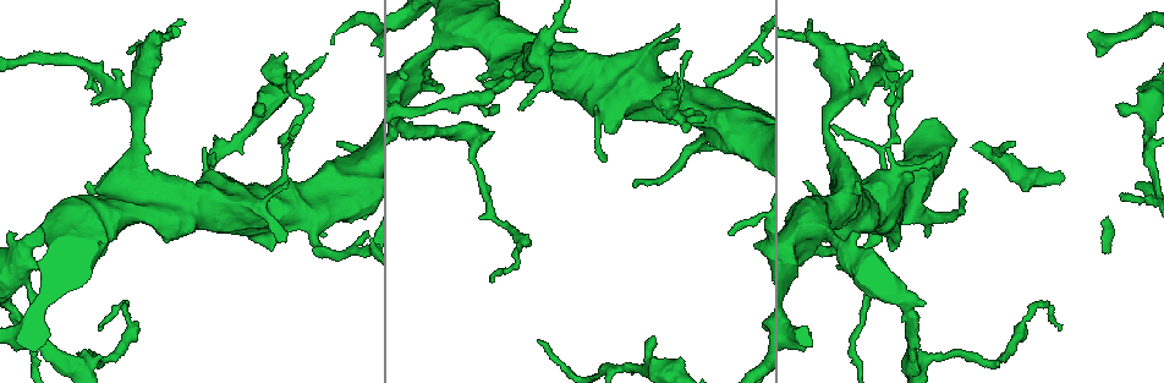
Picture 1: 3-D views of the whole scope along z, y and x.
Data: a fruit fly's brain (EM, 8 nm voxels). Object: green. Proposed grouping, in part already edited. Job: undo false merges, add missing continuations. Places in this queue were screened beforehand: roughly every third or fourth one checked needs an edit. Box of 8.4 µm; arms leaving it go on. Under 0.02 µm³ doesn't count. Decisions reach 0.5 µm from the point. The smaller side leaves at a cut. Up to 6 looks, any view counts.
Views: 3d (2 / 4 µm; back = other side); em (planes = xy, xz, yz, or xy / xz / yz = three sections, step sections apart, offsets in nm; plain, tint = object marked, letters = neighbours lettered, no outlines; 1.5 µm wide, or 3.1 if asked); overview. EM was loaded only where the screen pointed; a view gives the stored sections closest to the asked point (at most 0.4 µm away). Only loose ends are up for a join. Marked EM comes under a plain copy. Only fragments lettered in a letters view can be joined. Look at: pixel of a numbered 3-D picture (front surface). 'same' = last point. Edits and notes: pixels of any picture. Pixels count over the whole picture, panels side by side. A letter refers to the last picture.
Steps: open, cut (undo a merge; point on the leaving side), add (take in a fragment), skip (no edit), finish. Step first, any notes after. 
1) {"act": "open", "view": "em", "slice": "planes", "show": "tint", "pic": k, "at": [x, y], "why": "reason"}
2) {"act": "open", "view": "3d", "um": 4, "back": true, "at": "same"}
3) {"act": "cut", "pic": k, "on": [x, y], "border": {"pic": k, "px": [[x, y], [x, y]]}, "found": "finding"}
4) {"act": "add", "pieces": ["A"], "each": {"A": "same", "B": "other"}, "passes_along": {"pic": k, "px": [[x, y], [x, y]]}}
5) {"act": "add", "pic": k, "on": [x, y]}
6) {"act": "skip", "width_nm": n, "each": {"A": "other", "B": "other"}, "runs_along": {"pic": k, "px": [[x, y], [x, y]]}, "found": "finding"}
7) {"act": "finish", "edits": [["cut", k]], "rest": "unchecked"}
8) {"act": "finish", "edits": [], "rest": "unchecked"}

{"act": "open", "view": "3d", "um": 2, "back": true, "pic": 1, "at": [518, 107], "why": "branch stops here"}

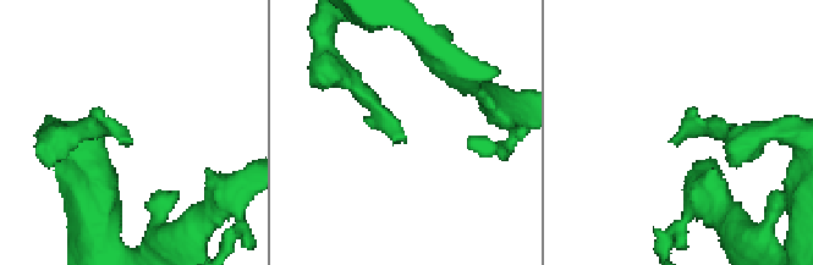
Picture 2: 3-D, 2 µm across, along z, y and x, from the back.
{"act": "open", "view": "em", "slice": "xz", "step": 4, "show": "tint", "pic": 2, "at": [399, 141]}

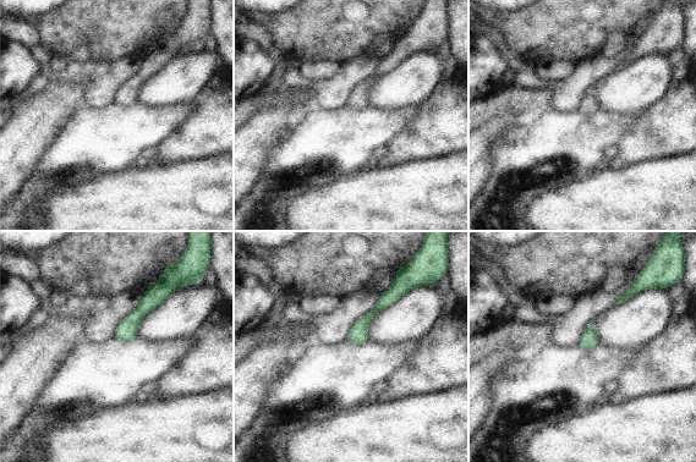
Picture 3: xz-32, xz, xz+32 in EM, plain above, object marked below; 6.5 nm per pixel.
{"act": "open", "view": "em", "slice": "xz", "step": 4, "show": "letters", "at": "same", "why": "see the neighbours"}

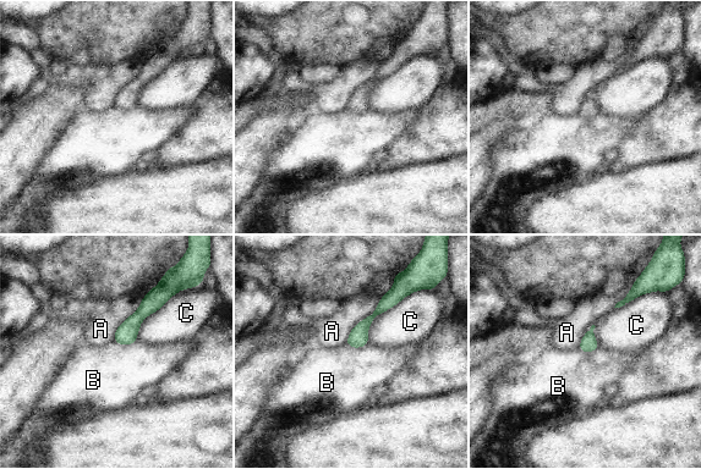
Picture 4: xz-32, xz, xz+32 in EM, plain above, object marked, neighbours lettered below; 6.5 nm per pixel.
{"act": "skip", "each": {"A": "other", "B": "other", "C": "other"}, "border": {"pic": 4, "px": [[113, 340], [124, 345], [136, 341]]}, "found": "none of them fits"}

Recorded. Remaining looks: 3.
{"act": "open", "view": "em", "slice": "planes", "show": "tint", "pic": 1, "at": [596, 108], "why": "free end"}

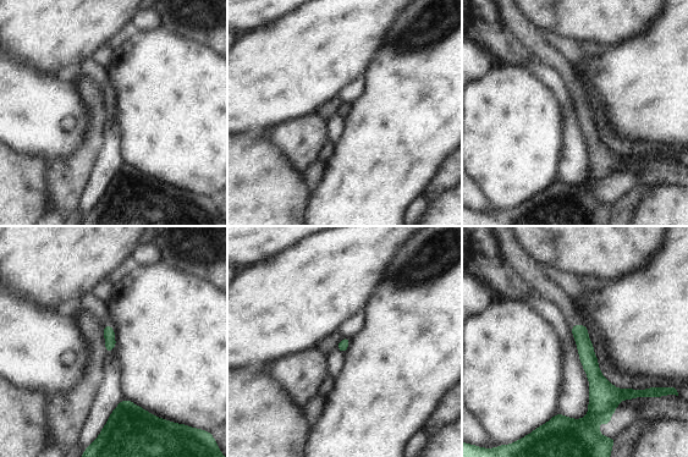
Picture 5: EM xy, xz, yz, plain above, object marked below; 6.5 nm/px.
{"act": "open", "view": "em", "slice": "planes", "show": "letters", "at": "same"}

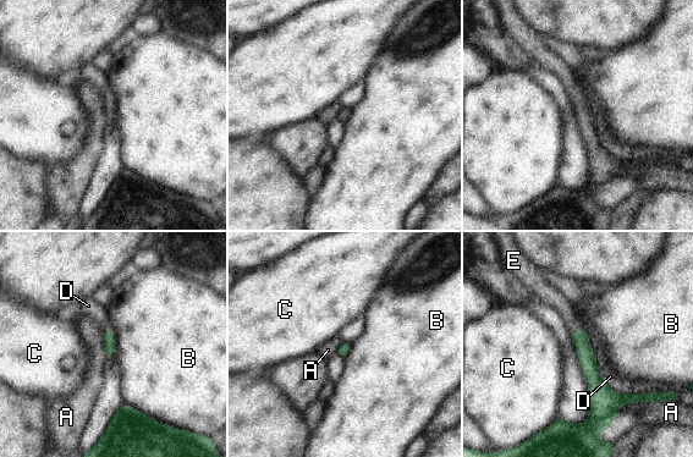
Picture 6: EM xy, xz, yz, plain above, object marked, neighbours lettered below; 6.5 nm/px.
{"act": "add", "pieces": ["E"], "longest_contact_nm": ["D", 600], "each": {"A": "other", "B": "other", "C": "other", "D": "other", "E": "same"}, "found": "the cell continues"}

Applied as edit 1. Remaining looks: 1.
{"act": "open", "view": "em", "slice": "planes", "show": "letters", "pic": 1, "at": [1116, 106], "why": "free end"}

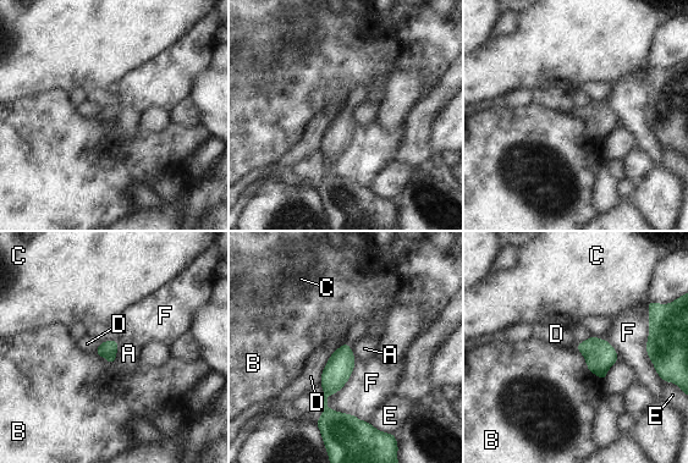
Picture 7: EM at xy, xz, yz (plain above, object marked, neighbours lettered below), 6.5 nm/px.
{"act": "skip", "longest_contact_nm": ["F", 400], "each": {"A": "other", "B": "other", "C": "other", "D": "other", "E": "other", "F": "other"}, "border": {"pic": 7, "px": [[579, 352], [587, 368], [604, 380]]}, "found": "none of them fits"}

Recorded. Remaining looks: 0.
{"act": "finish", "edits": [["add", 6]], "rest": "unchecked"}

